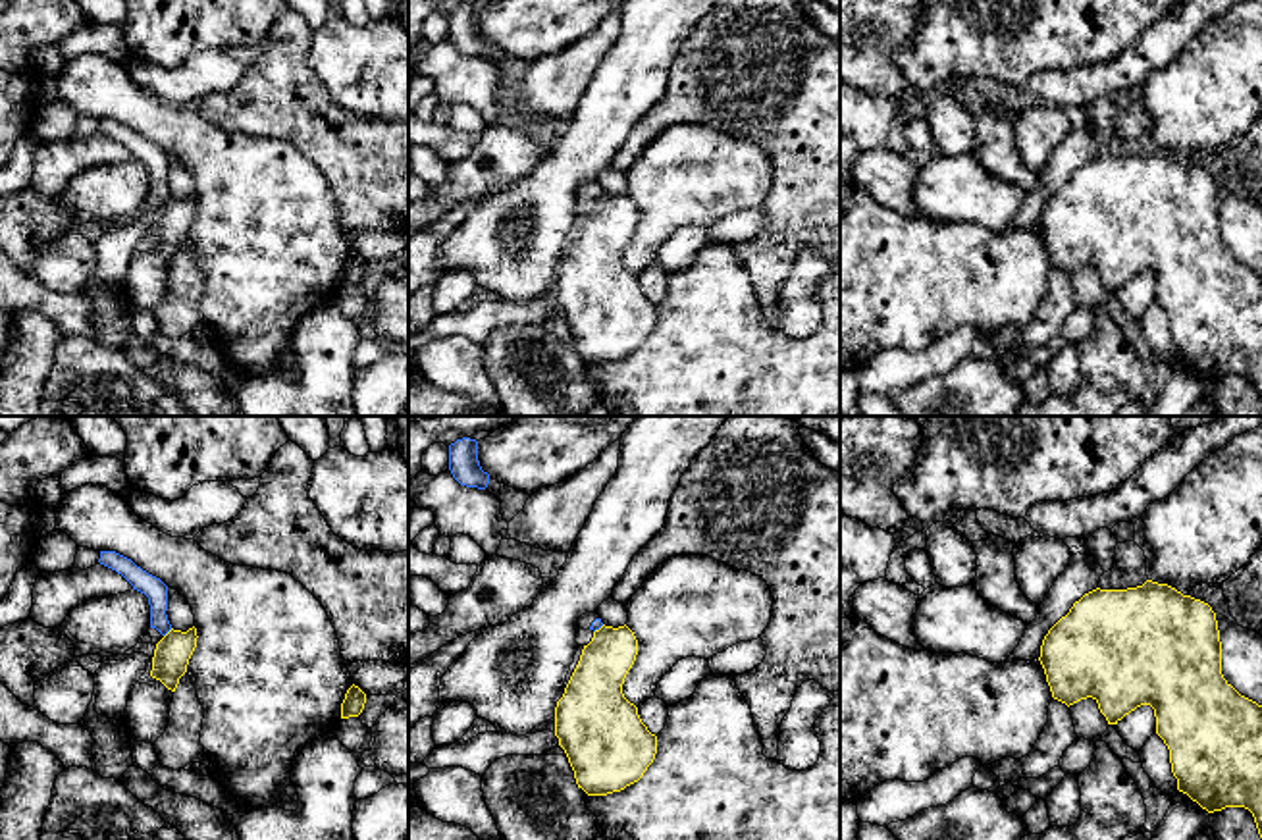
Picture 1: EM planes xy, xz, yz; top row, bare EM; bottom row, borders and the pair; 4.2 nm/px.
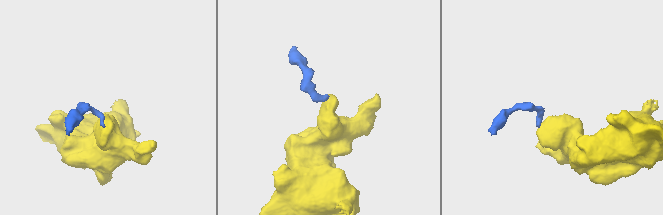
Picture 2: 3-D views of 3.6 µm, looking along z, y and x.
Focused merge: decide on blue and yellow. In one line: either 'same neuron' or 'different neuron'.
different neuron

